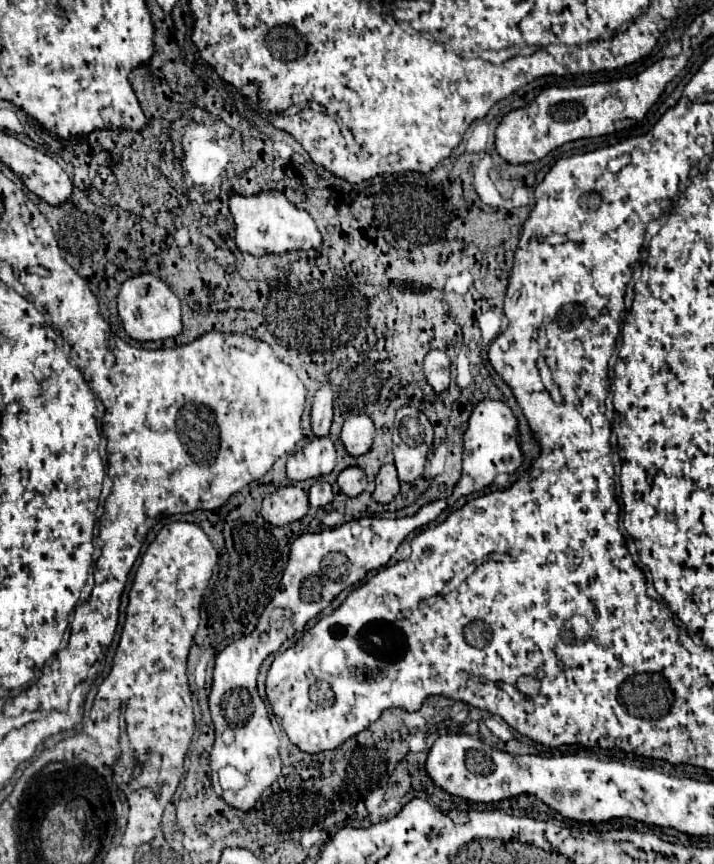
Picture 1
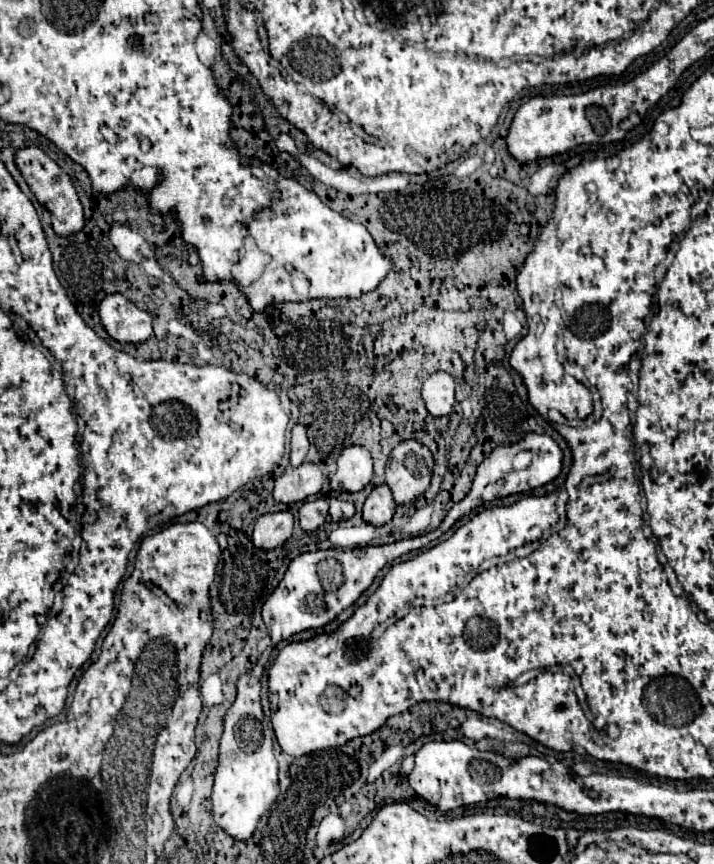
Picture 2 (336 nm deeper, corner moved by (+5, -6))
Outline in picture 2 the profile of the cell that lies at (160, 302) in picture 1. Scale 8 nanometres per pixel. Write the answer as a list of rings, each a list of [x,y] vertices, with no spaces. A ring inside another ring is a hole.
[[[120,293],[100,303],[100,319],[106,333],[120,343],[144,343],[152,337],[152,315]]]

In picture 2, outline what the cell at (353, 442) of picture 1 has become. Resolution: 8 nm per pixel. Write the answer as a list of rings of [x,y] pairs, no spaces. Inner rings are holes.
[[[362,445],[346,447],[340,453],[336,465],[338,465],[336,473],[330,477],[330,487],[332,489],[354,493],[354,491],[364,489],[370,483],[372,475],[374,475],[372,455]]]

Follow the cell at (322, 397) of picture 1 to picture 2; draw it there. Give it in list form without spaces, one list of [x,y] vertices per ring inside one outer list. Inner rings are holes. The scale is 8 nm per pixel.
[[[294,425],[290,443],[292,443],[292,451],[290,451],[290,465],[292,465],[292,467],[298,467],[300,463],[304,463],[306,453],[308,453],[308,447],[310,447],[310,441],[308,441],[306,427],[304,427],[304,425]]]

